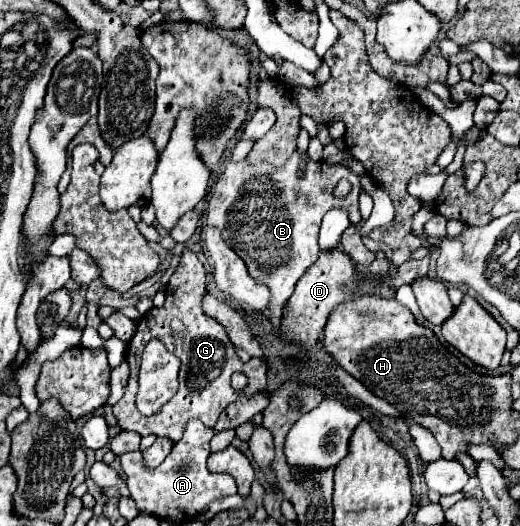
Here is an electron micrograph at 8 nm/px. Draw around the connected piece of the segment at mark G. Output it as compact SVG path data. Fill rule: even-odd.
M185 248L181 254L181 262L175 268L173 276L165 288L165 304L161 308L151 308L141 318L141 322L137 324L137 332L127 346L127 362L131 366L131 376L129 376L125 396L113 406L113 414L115 414L121 430L133 430L141 436L153 434L157 438L169 438L171 442L177 442L183 436L183 426L189 418L199 418L205 426L213 428L219 414L239 398L239 394L231 388L231 374L233 372L243 372L249 378L249 386L245 390L245 396L251 398L253 394L257 394L265 388L267 366L263 362L241 362L239 360L223 326L203 314L203 310L201 310L203 294L205 294L203 264L197 260L197 256L191 250ZM145 336L149 336L149 338L159 336L161 342L169 348L169 352L173 352L181 360L179 390L153 416L143 416L135 408L137 374L139 374L137 370L139 370L139 362L141 362L141 352L145 348Z

